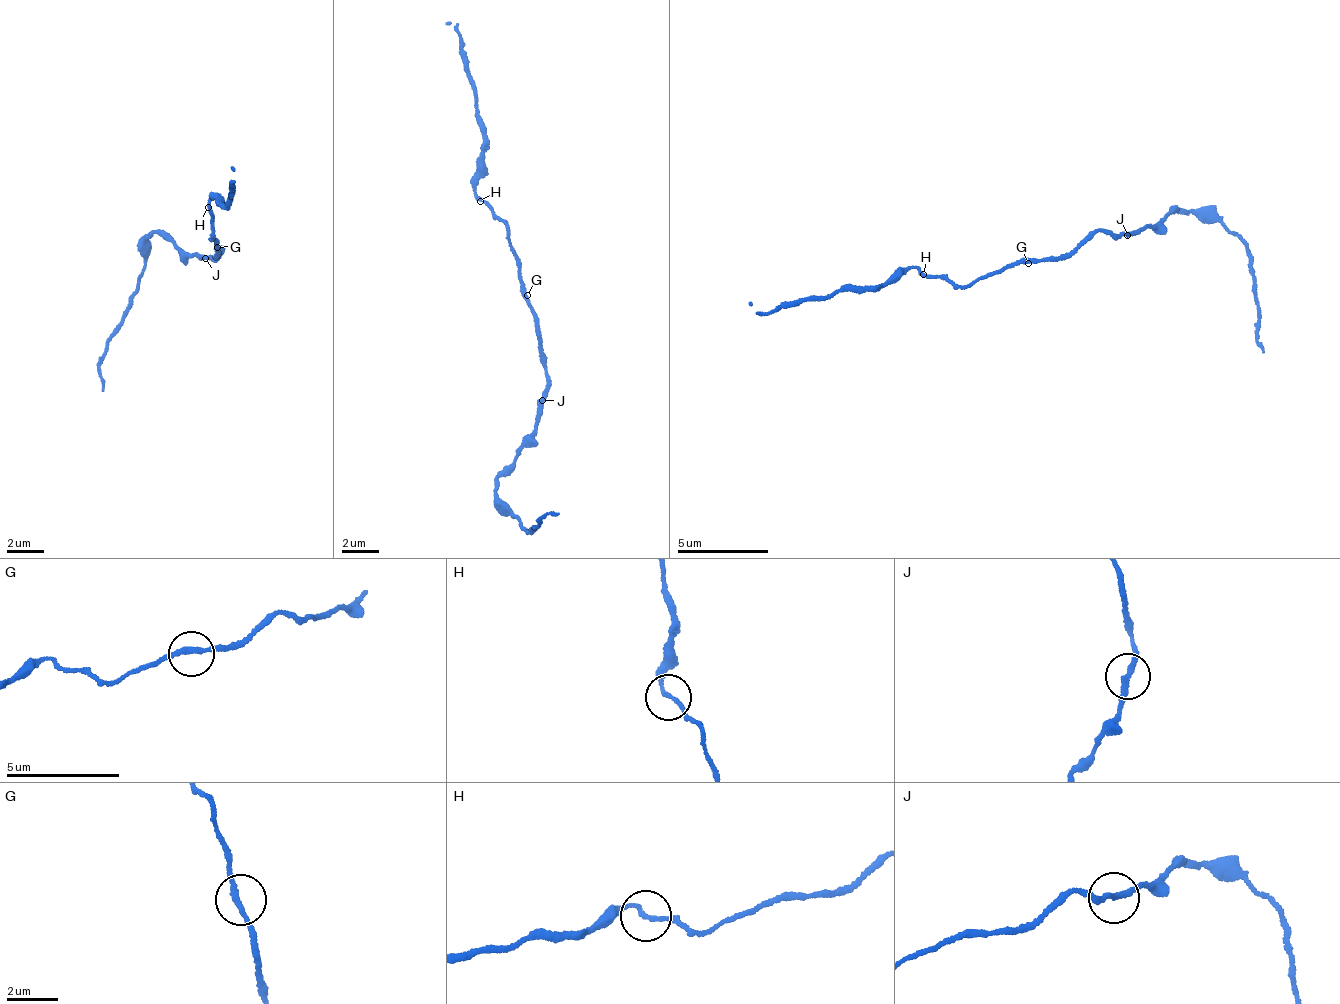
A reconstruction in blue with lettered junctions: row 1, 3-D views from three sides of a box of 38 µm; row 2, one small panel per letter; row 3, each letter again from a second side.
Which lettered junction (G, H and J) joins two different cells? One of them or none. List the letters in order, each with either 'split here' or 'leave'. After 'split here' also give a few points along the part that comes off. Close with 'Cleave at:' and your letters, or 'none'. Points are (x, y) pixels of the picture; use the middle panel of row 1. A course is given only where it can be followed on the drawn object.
G: leave
H: leave
J: split here; course (542, 398), (531, 440), (499, 477), (499, 505), (529, 530), (537, 527), (540, 516), (559, 513)
Cleave at: J

